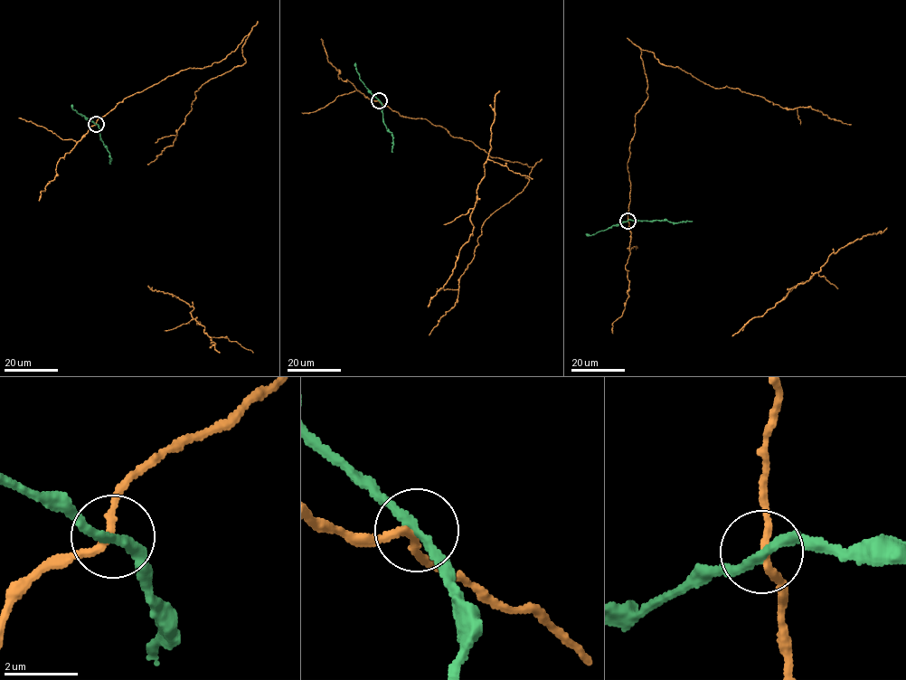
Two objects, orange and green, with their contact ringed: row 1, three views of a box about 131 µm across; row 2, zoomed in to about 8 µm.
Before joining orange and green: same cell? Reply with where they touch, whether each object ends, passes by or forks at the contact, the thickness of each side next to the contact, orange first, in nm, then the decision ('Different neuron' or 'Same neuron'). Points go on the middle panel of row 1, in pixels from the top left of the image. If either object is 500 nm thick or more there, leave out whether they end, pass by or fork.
Place: (379, 100). At the ring orange passes by. At the ring green passes by. Thickness 190 nm (orange) against 240 nm. Different neuron

